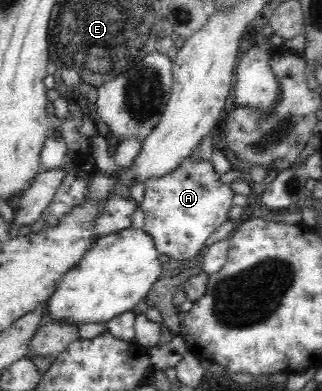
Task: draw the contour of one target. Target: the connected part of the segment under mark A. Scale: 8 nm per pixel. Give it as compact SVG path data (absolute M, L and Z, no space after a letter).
M189 155L173 171L144 181L144 197L140 204L144 211L143 229L153 238L159 255L182 261L195 259L207 238L229 219L227 213L234 205L234 196L231 184L221 182L210 160Z

